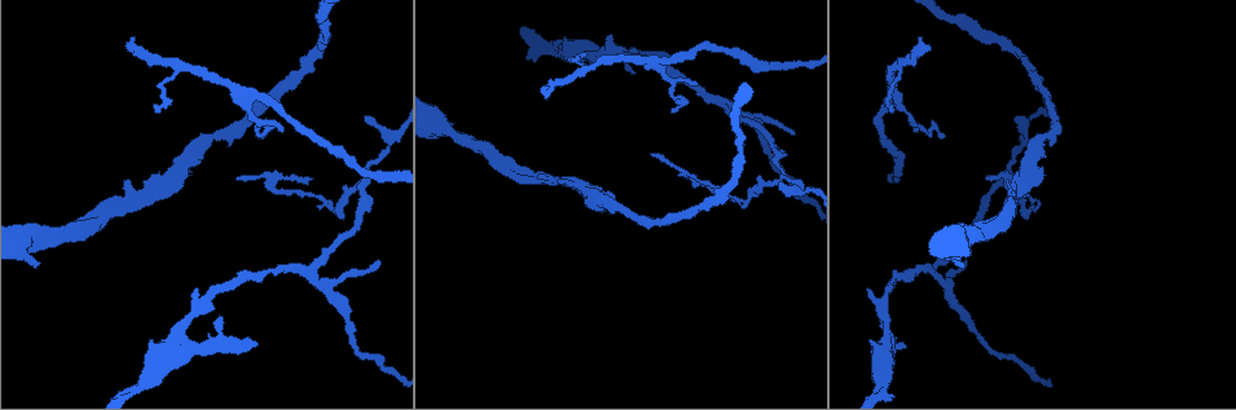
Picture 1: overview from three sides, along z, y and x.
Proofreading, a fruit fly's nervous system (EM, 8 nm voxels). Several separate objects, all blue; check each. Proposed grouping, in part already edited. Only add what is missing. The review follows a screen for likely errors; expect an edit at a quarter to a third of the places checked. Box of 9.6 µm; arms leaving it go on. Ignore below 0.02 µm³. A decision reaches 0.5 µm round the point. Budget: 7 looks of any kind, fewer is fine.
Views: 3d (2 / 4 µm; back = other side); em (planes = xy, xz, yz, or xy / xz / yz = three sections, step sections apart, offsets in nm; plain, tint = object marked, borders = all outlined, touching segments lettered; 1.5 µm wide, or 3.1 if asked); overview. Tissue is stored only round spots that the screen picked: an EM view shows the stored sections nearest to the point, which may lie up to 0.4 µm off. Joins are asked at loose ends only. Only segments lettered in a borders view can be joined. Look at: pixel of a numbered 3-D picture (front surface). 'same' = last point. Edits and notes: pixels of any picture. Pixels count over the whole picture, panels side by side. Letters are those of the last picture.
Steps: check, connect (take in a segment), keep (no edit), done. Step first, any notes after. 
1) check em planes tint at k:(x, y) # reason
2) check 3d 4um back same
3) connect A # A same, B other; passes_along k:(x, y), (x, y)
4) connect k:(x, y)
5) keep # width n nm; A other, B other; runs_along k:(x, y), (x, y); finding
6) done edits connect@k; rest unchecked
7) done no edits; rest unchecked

check em xy step 8 tint at 1:(964, 268) # branch stops here

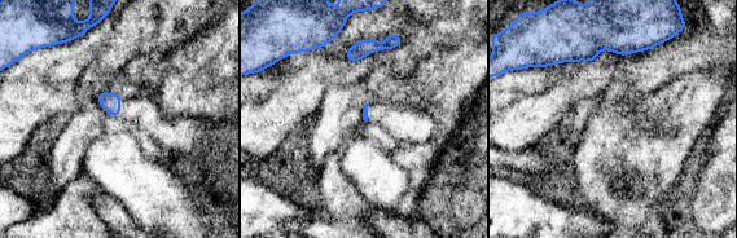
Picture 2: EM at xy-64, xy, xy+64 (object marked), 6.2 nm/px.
check em planes borders same # cut it another way

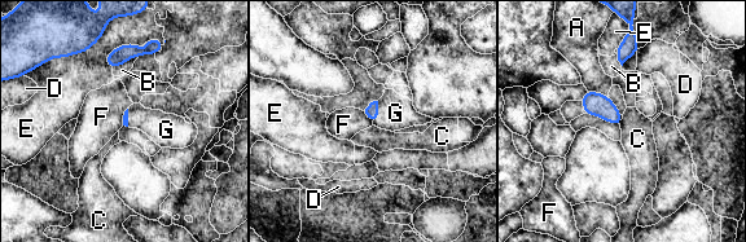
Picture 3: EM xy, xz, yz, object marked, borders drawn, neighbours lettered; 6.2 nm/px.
connect G # A other, B other, C other, D other, E other, F other, G same; passes_along 3:(372, 109), (377, 113), (395, 113); the neuron continues

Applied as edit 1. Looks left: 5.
check overview # redraw

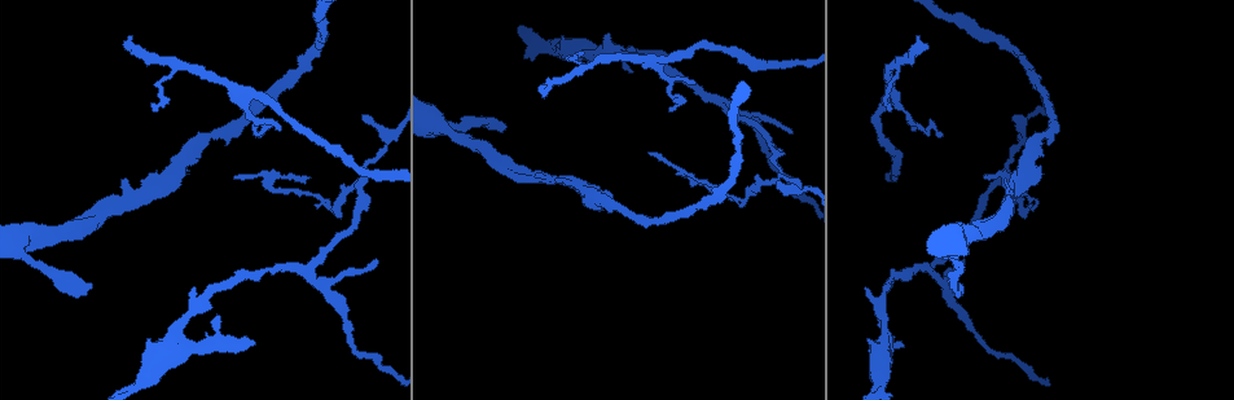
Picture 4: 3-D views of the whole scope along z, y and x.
check em xz step 4 borders at 4:(631, 48) # branch stops here

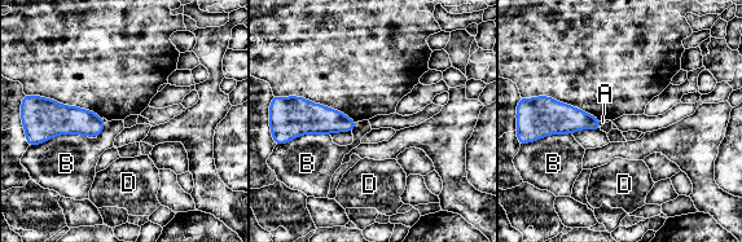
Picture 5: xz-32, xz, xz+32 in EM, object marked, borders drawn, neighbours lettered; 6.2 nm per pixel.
check em planes borders same # another direction

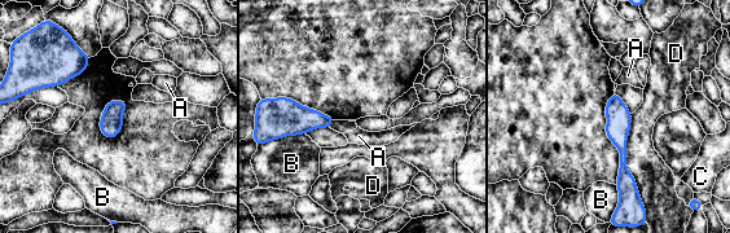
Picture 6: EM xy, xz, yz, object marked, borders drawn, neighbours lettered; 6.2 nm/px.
keep # longest_contact D 550 nm; A other, B other, C other, D other; border 6:(630, 114), (627, 168), (643, 203); none of them fits

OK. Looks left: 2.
done edits connect@3; rest unchecked

